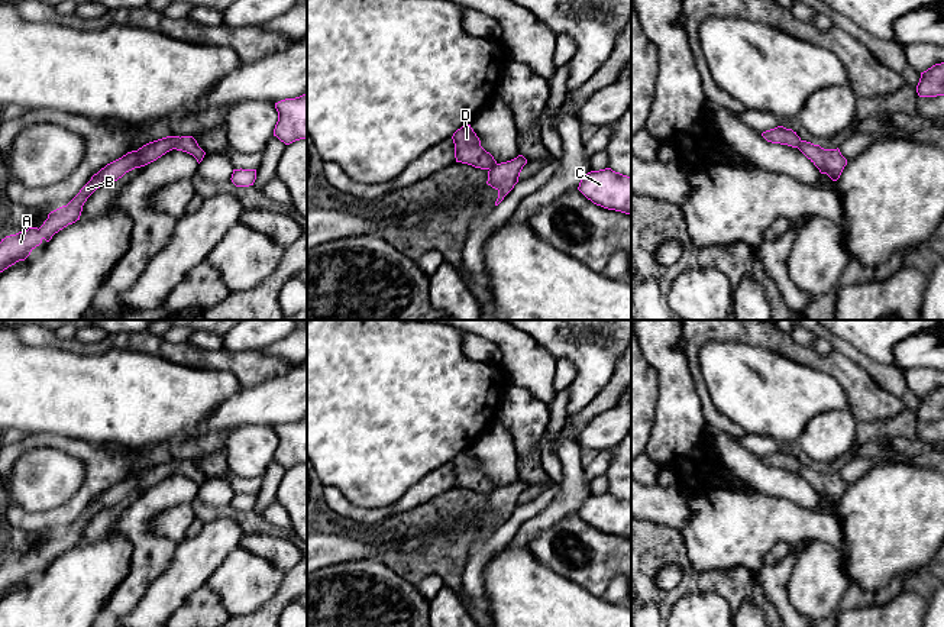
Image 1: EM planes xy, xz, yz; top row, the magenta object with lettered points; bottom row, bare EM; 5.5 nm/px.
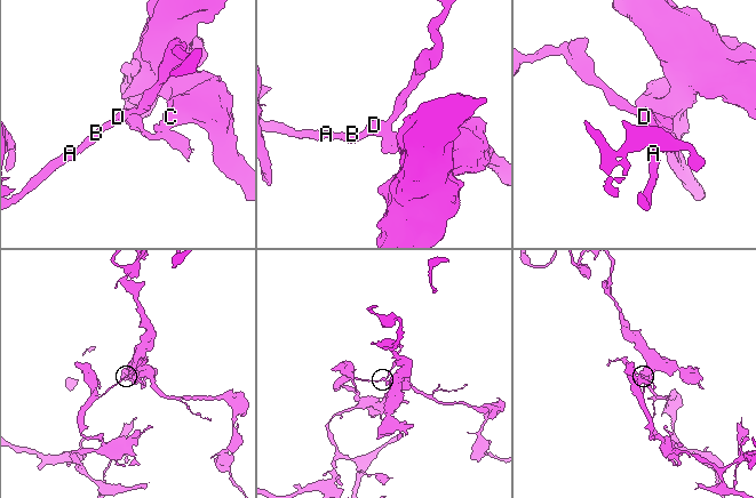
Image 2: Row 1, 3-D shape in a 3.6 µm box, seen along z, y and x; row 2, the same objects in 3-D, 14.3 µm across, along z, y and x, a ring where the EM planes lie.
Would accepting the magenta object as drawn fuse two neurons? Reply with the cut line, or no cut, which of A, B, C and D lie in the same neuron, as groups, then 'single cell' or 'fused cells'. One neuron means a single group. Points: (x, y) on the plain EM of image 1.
cut xy (180, 462), (173, 472); groups A B D / C; fused cells

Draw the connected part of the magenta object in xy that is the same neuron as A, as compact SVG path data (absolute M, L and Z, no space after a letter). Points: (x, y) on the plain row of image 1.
M167 460L149 466L138 475L127 476L94 498L67 530L51 536L39 553L29 552L28 555L1 563L0 597L19 585L25 585L43 563L49 566L55 557L80 544L84 527L97 513L117 505L135 492L140 492L156 485L167 476L172 475L178 465L180 460Z

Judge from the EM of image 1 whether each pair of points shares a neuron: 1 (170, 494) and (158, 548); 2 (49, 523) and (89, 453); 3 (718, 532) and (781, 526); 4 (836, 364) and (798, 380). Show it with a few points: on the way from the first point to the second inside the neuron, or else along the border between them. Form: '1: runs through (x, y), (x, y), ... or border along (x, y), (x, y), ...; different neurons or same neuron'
1: runs through (154, 504), (139, 519), (139, 533), (142, 536); same neuron
2: runs through (68, 511), (91, 488), (93, 472); same neuron
3: runs through (734, 529), (765, 526); same neuron
4: border along (786, 358), (830, 374), (846, 391); different neurons

